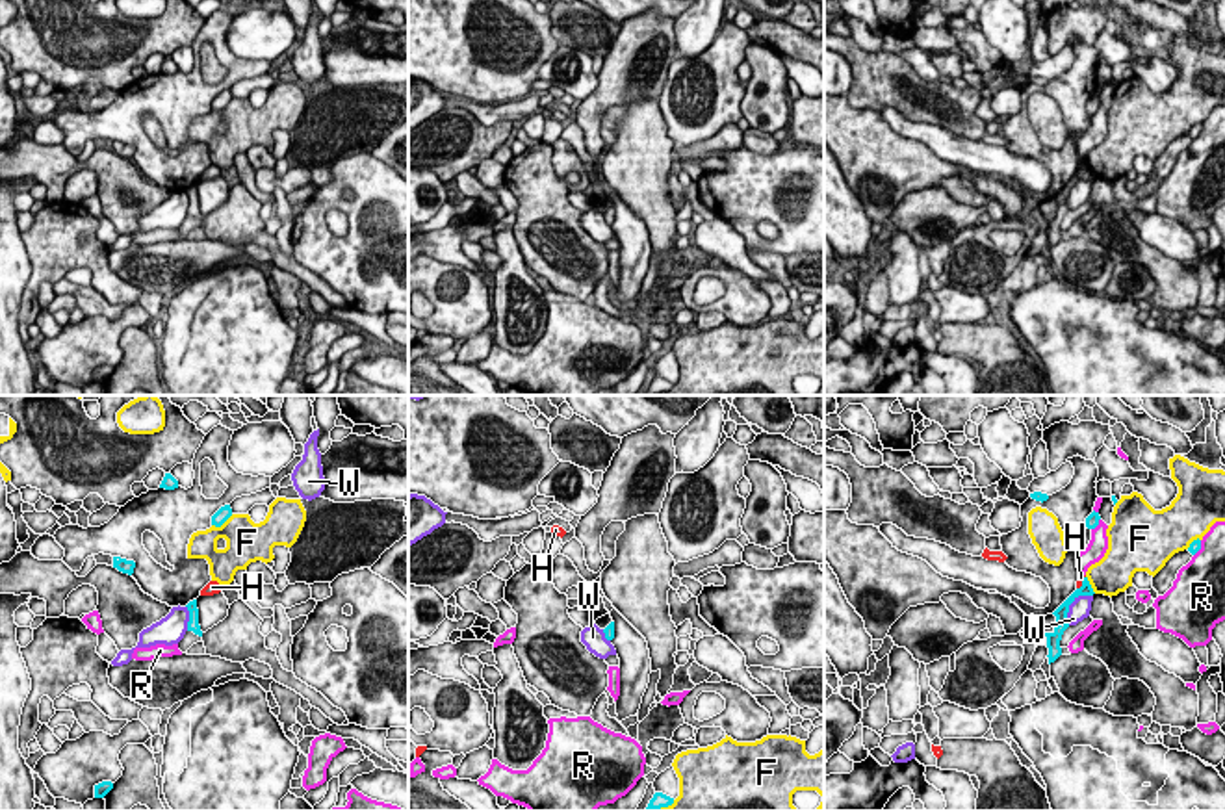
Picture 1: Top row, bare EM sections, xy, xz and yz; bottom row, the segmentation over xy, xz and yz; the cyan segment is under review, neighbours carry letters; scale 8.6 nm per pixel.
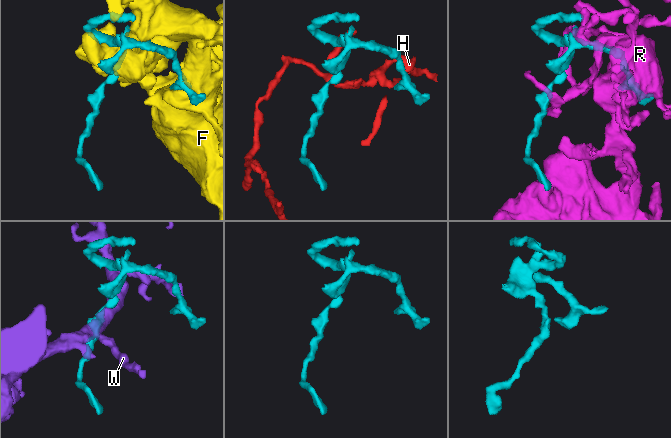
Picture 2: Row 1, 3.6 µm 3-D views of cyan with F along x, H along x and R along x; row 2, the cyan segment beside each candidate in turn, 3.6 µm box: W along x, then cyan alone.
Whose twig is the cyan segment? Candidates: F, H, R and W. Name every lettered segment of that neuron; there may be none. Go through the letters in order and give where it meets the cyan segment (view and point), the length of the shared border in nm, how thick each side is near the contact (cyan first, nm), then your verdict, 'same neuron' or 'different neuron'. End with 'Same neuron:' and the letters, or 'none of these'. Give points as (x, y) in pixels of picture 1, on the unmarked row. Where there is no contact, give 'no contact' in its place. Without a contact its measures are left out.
F: meets cyan in xy at (221, 108); contact 220 nm long; 120 nm thick on the cyan side, 320 nm on the other; different neuron
H: meets cyan in yz at (1083, 167); contact 140 nm long; 100 nm thick on the cyan side, 60 nm on the other; different neuron
R: meets cyan in yz at (1199, 132); contact 160 nm long; 90 nm thick on the cyan side, 360 nm on the other; different neuron
W: meets cyan in yz at (1071, 186); contact 340 nm long; 120 nm thick on the cyan side, 180 nm on the other; different neuron
Same neuron: none of these

